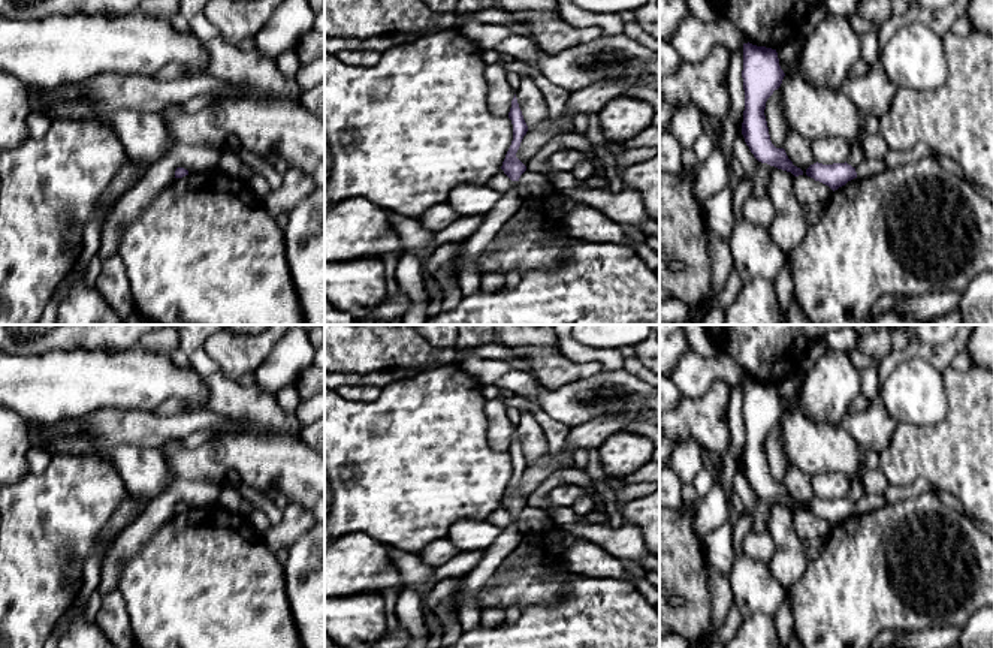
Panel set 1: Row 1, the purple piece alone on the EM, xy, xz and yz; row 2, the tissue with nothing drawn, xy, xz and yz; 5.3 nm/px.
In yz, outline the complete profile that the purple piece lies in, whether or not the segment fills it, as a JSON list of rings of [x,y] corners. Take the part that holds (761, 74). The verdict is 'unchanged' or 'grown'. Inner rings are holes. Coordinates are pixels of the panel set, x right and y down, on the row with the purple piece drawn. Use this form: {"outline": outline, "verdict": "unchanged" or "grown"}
{"outline": [[[743,43],[745,142],[758,162],[799,177],[803,171],[793,165],[784,148],[772,144],[764,115],[766,102],[781,87],[784,76],[776,49]]], "verdict": "unchanged"}

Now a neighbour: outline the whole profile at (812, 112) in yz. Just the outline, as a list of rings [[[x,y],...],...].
[[[794,69],[785,73],[781,91],[790,132],[809,141],[837,136],[857,142],[858,109],[842,90],[812,85]]]

